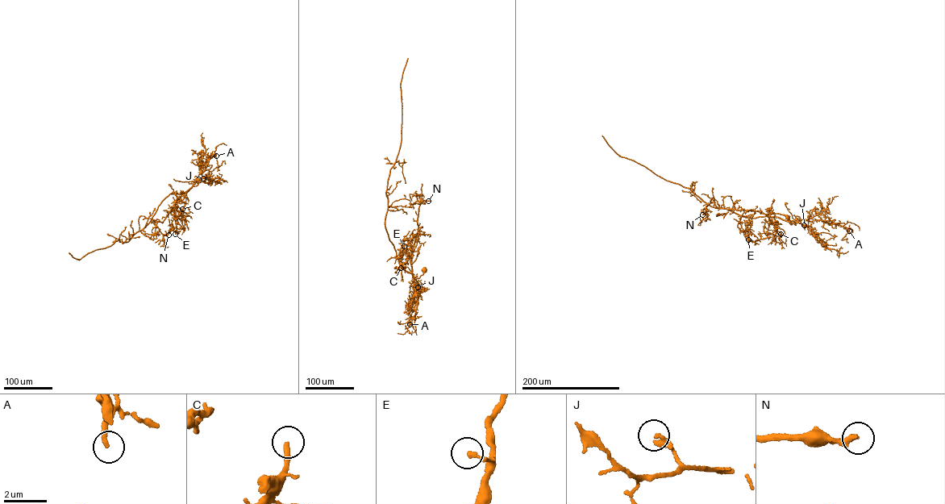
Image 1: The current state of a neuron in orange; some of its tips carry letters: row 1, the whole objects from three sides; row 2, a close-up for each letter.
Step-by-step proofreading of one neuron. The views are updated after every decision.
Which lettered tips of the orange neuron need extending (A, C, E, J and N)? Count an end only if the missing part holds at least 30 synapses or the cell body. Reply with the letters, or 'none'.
C

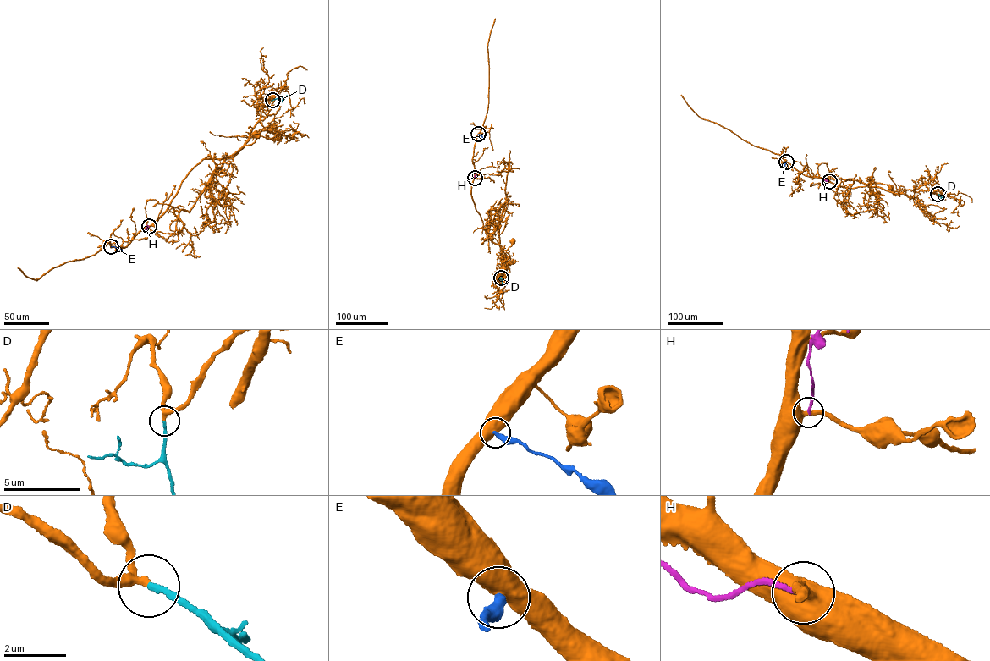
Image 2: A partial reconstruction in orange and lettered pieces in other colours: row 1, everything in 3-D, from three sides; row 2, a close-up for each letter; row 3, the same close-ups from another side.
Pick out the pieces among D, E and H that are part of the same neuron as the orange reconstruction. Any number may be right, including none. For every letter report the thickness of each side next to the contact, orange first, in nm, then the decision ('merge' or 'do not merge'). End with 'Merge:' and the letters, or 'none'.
D: 240 nm thick on the orange side, 190 nm on the other; merge
E: 550 nm thick on the orange side, 280 nm on the other; do not merge
H: 420 nm thick on the orange side, 140 nm on the other; do not merge
Merge: D

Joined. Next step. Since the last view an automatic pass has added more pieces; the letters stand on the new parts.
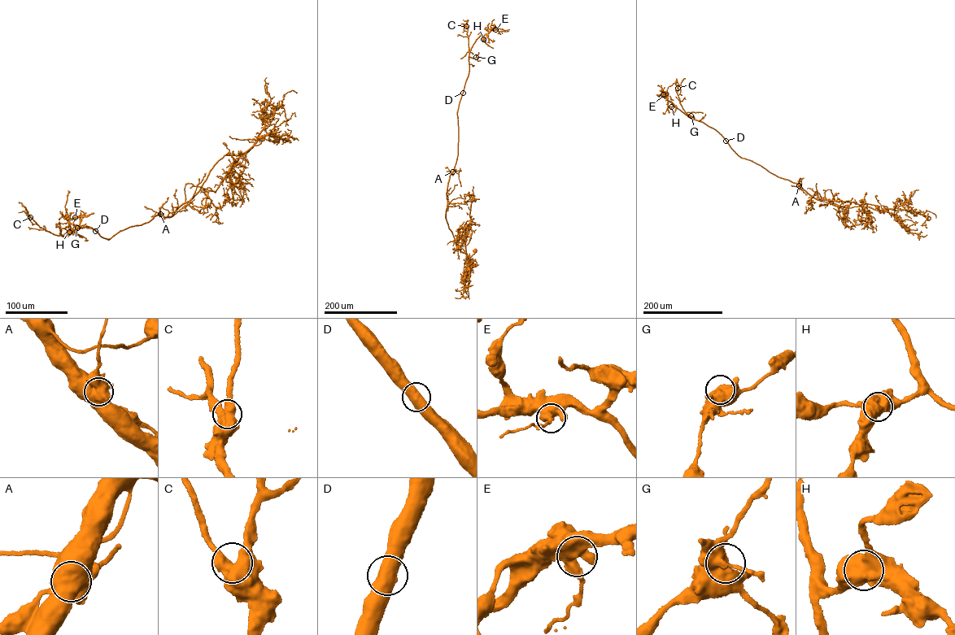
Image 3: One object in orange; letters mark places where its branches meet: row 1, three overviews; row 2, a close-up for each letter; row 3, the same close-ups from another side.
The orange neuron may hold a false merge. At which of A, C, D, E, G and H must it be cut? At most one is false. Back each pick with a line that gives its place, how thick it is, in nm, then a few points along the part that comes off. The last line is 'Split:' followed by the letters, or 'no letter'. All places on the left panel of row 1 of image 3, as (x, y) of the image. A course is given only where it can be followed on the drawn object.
A: (160, 214) | 750 nm | (160, 214), (164, 218), (171, 217), (194, 199)
Split: A

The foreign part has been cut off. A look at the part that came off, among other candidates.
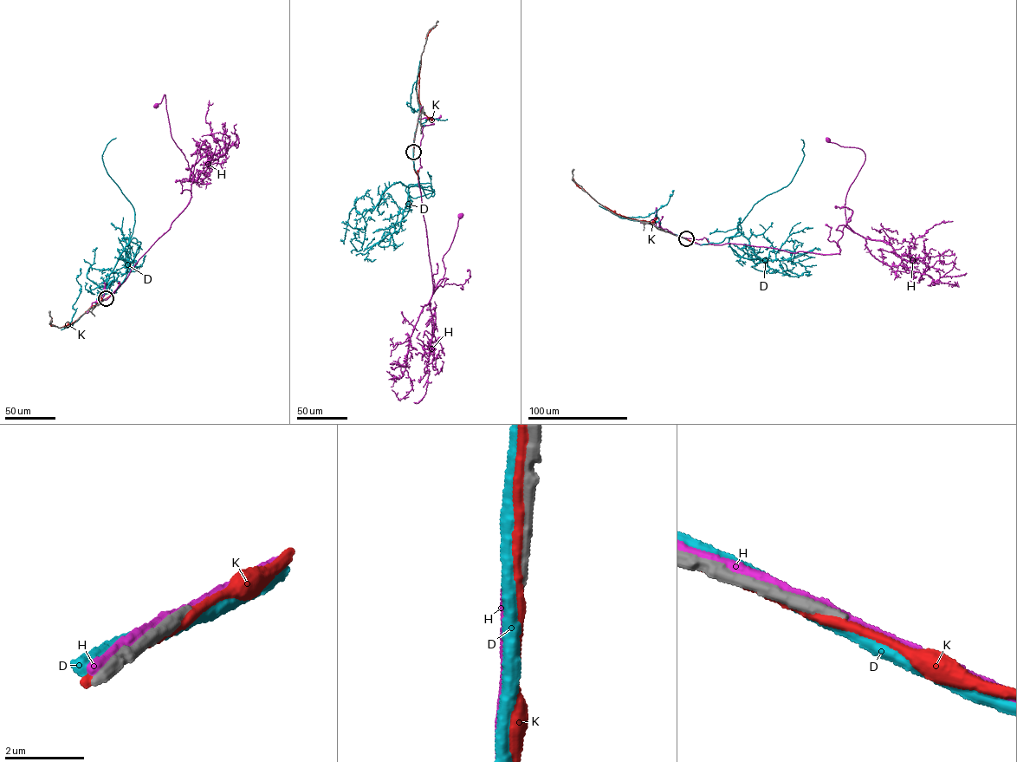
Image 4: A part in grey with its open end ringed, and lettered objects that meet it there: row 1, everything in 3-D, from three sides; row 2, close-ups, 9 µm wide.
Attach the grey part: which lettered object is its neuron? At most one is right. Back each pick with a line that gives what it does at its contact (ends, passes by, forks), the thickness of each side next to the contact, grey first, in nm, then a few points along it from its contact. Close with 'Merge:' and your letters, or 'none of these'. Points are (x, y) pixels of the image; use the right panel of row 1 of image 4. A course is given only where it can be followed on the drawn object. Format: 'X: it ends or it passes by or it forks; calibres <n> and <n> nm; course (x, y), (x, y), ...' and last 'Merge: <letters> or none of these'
Merge: none of these

